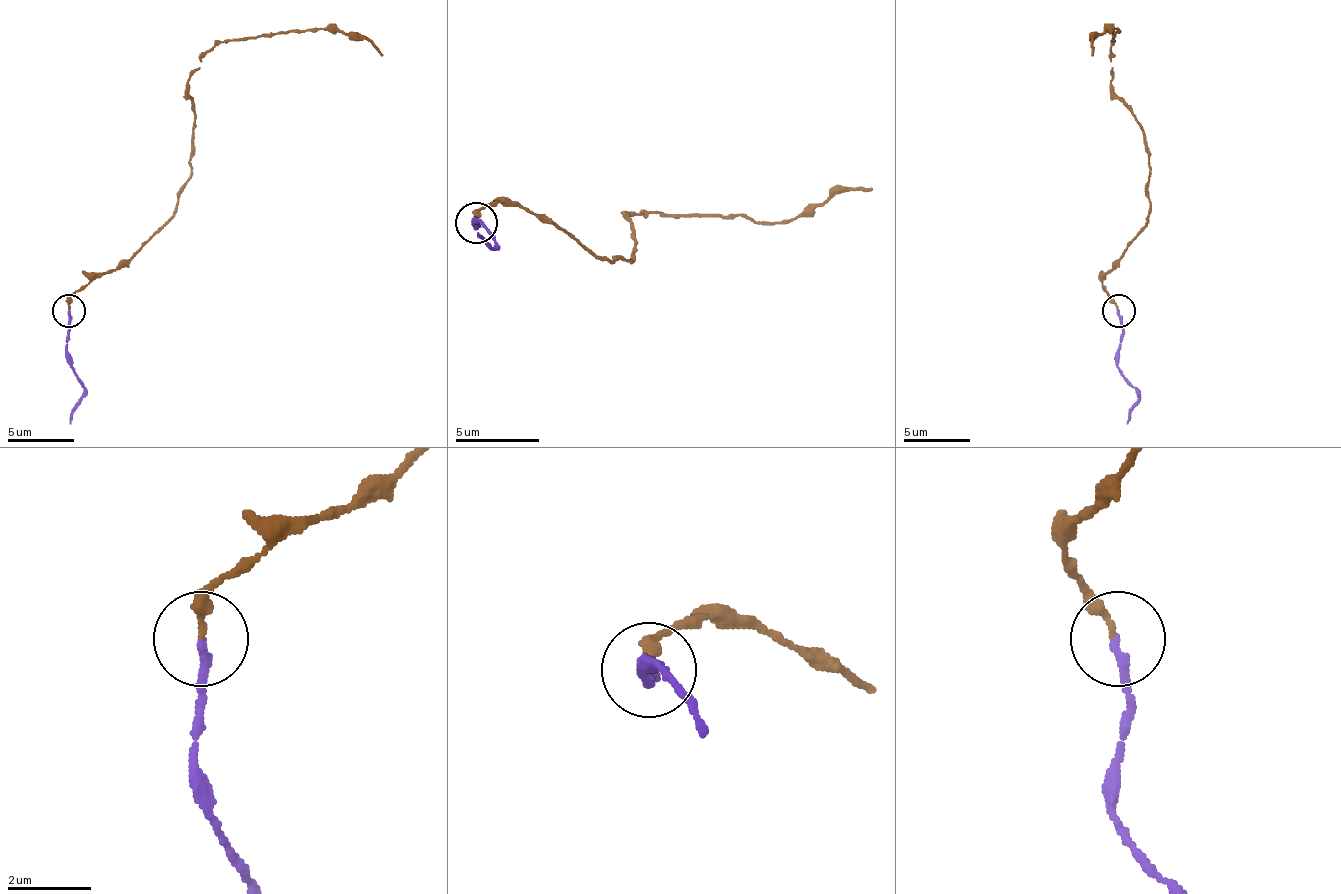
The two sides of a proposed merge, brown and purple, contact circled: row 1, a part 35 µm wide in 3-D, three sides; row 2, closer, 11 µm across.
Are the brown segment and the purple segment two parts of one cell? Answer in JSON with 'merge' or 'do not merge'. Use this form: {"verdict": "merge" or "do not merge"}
{"verdict": "merge"}

